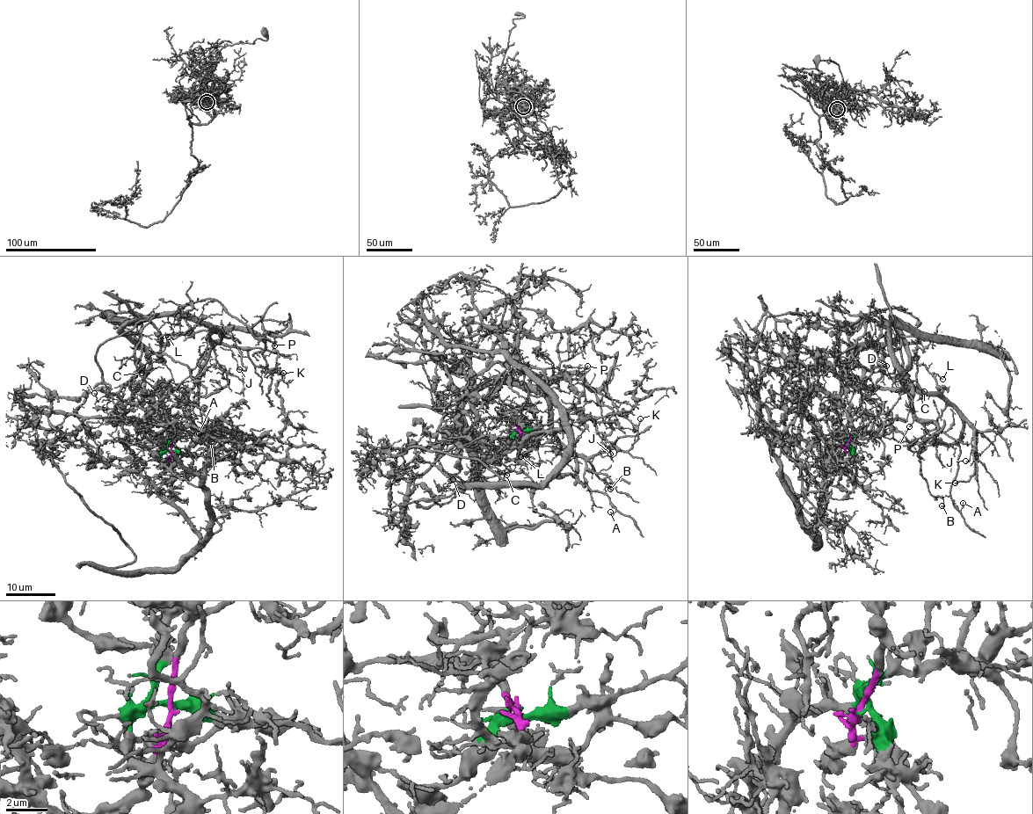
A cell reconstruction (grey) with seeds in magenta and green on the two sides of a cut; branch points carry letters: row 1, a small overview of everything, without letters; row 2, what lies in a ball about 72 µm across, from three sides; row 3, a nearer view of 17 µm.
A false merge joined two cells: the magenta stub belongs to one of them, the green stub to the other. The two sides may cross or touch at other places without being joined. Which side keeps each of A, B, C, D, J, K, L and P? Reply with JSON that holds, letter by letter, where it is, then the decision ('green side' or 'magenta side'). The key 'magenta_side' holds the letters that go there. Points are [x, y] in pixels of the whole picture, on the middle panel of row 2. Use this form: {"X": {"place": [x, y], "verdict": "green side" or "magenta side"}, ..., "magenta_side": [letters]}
{"A": {"place": [610, 512], "verdict": "magenta side"}, "B": {"place": [610, 489], "verdict": "magenta side"}, "C": {"place": [506, 475], "verdict": "magenta side"}, "D": {"place": [453, 479], "verdict": "magenta side"}, "J": {"place": [610, 454], "verdict": "magenta side"}, "K": {"place": [640, 418], "verdict": "magenta side"}, "L": {"place": [520, 456], "verdict": "magenta side"}, "P": {"place": [587, 366], "verdict": "magenta side"}, "magenta_side": ["A", "B", "C", "D", "J", "K", "L", "P"]}

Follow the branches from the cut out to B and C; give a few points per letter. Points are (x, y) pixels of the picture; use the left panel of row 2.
B: (171, 452), (176, 430), (125, 415), (144, 392), (135, 336), (157, 316), (223, 330), (197, 376), (210, 442)
C: (171, 452), (176, 430), (125, 414), (144, 392), (137, 325), (134, 366), (141, 373)

